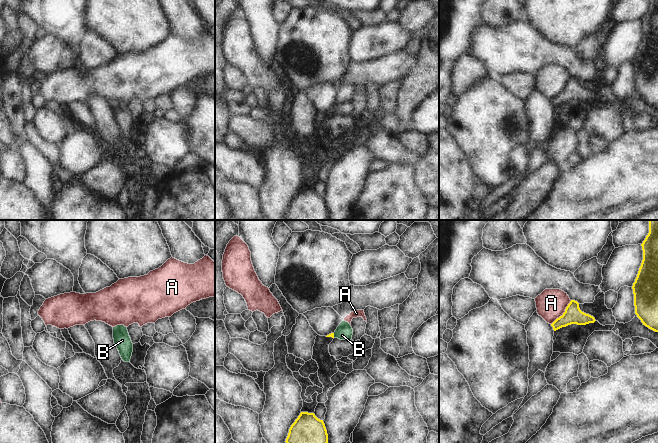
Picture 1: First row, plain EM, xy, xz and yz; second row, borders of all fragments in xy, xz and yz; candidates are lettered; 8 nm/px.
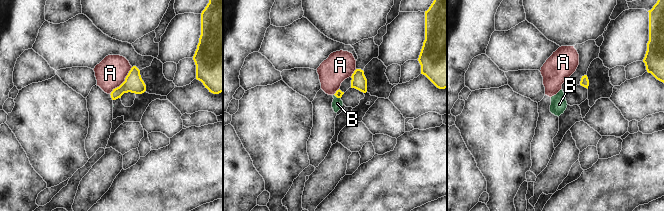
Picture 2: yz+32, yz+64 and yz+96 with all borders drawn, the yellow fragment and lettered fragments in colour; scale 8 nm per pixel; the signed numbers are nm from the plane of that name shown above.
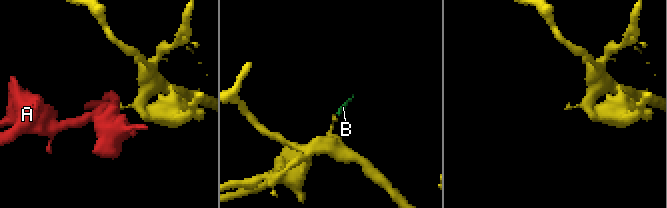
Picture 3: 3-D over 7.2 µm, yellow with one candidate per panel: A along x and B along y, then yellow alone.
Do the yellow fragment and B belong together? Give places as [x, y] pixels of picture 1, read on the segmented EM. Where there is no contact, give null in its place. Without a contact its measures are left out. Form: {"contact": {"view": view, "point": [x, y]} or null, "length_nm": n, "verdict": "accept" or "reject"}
{"contact": {"view": "xz", "point": [333, 335]}, "length_nm": 40, "verdict": "reject"}

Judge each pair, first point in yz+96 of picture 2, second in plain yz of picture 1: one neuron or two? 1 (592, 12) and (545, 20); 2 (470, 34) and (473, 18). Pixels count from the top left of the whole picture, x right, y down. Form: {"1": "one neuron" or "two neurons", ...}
{"1": "one neuron", "2": "one neuron"}

